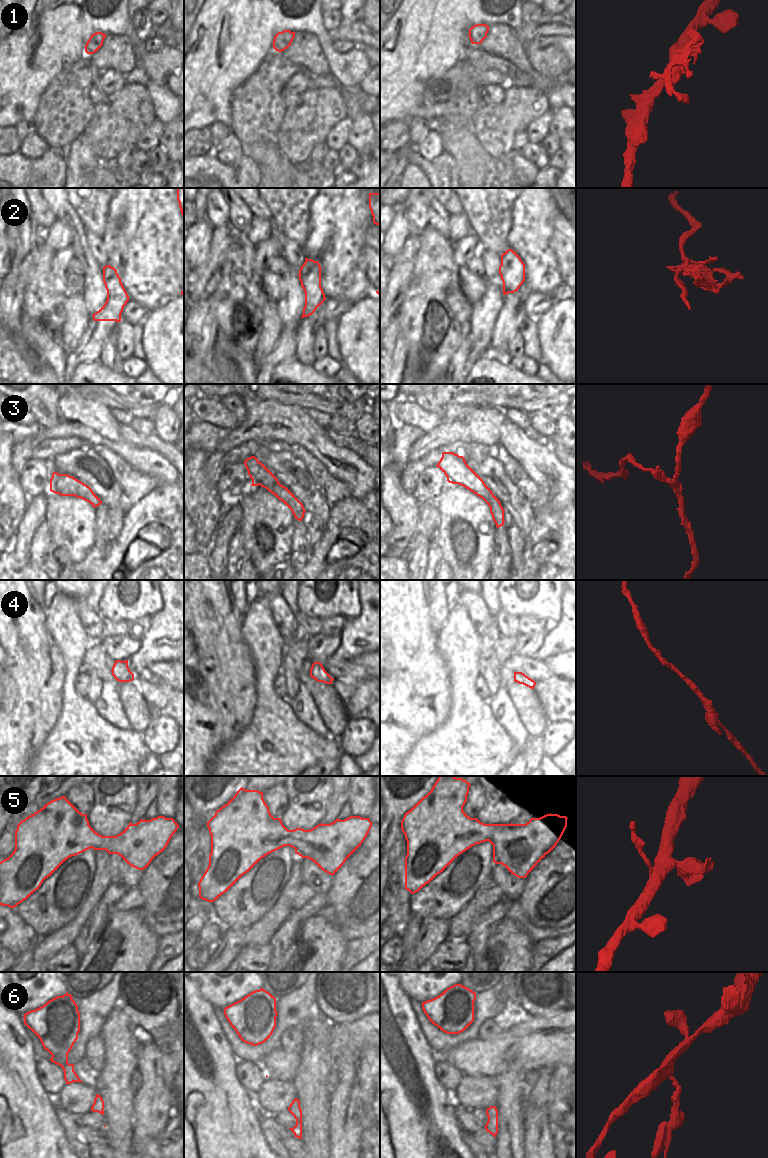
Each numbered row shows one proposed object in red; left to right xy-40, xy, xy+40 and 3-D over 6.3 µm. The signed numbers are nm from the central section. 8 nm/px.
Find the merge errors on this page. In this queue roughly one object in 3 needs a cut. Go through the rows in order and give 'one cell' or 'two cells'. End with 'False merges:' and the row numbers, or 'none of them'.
1: two cells
2: two cells
3: two cells
4: one cell
5: one cell
6: two cells
False merges: 1, 2, 3, 6

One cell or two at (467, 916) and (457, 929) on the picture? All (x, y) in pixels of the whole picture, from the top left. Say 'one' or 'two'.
one

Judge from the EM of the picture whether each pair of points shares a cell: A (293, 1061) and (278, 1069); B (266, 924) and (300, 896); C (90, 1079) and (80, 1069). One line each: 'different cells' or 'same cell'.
A: same cell
B: different cells
C: same cell

